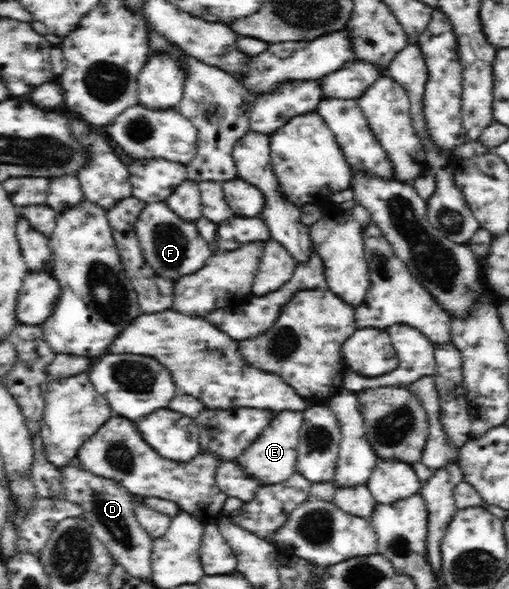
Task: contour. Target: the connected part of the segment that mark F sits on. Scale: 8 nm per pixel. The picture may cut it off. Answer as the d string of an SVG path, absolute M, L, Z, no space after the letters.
M166 201L148 203L136 218L134 231L144 255L144 261L158 277L176 282L180 277L200 270L213 255L194 222L182 221Z

